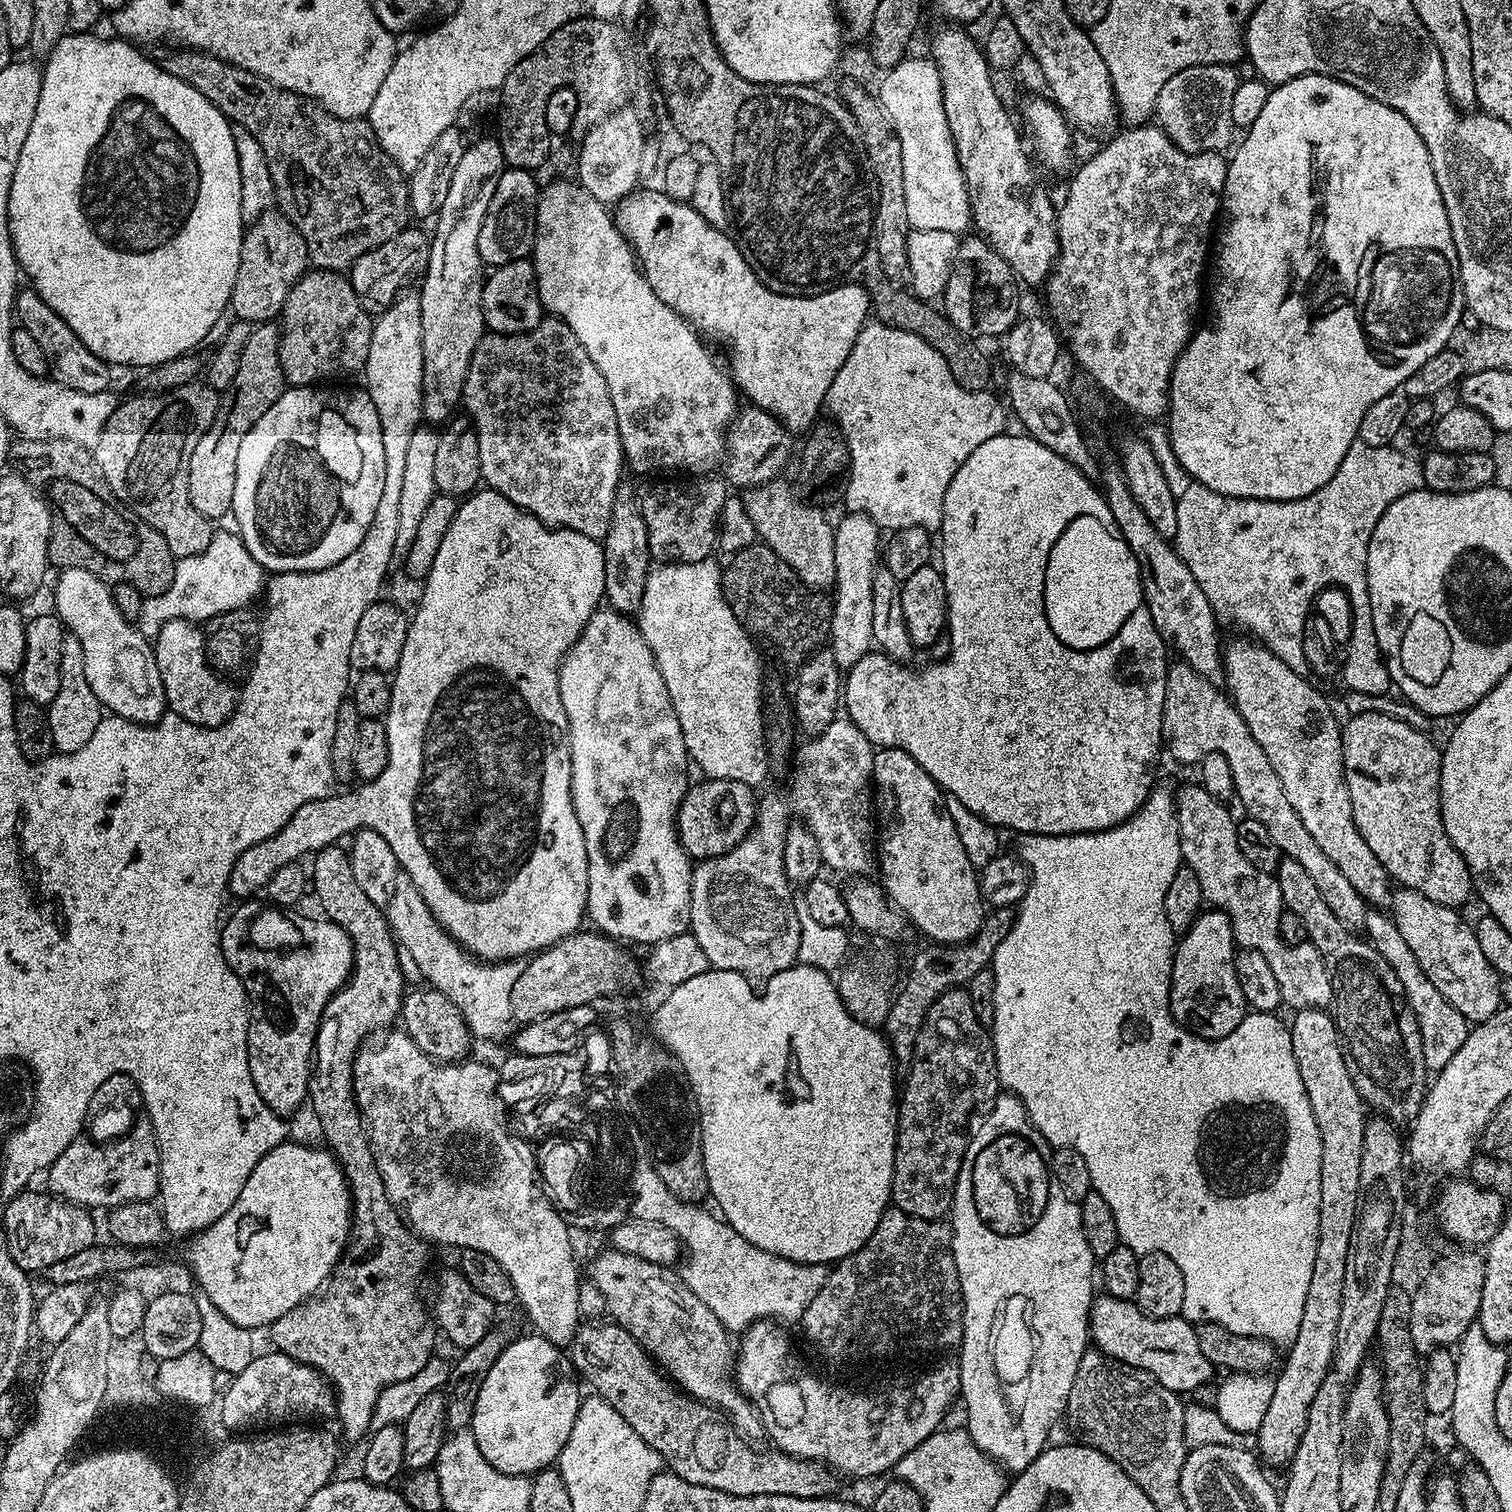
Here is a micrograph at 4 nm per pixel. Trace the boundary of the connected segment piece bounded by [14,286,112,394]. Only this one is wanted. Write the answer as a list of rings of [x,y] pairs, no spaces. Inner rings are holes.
[[[31,286],[21,287],[16,293],[16,303],[14,305],[14,320],[19,327],[26,330],[27,333],[42,346],[42,351],[48,359],[48,371],[51,379],[57,384],[66,386],[70,390],[78,390],[81,394],[104,394],[107,393],[108,383],[112,376],[109,365],[102,358],[95,356],[85,344],[75,336],[66,326],[64,319],[42,298],[36,289]]]

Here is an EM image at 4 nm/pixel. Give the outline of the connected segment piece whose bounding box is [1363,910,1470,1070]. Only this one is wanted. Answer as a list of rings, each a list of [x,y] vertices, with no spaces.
[[[1372,910],[1365,915],[1363,931],[1373,948],[1390,962],[1398,982],[1402,982],[1404,996],[1408,999],[1408,1006],[1414,1010],[1416,1021],[1420,1027],[1420,1037],[1422,1038],[1422,1054],[1424,1055],[1424,1067],[1428,1070],[1439,1070],[1458,1054],[1458,1046],[1466,1042],[1468,1037],[1469,1021],[1465,1020],[1442,994],[1438,994],[1438,986],[1426,978],[1422,966],[1418,966],[1418,958],[1414,958],[1414,950],[1410,950],[1406,938],[1402,938],[1401,932],[1391,915],[1384,910]]]

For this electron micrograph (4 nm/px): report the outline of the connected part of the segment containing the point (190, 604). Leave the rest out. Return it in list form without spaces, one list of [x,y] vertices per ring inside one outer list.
[[[213,531],[212,541],[206,550],[193,557],[182,557],[176,561],[174,570],[174,582],[171,587],[160,596],[147,597],[140,611],[138,627],[142,635],[154,638],[158,630],[164,625],[171,625],[173,622],[206,622],[211,616],[217,616],[223,612],[229,612],[235,608],[248,608],[251,600],[256,595],[261,595],[266,584],[266,572],[261,568],[258,561],[253,558],[243,544],[241,538],[235,531],[220,532]]]

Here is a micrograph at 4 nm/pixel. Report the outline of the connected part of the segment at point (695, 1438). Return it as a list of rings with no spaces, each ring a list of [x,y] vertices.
[[[588,1322],[576,1329],[576,1335],[570,1345],[573,1369],[583,1379],[584,1376],[588,1379],[595,1395],[614,1406],[614,1410],[618,1410],[618,1414],[622,1414],[622,1418],[626,1418],[626,1422],[634,1426],[634,1434],[638,1434],[638,1438],[652,1445],[675,1479],[735,1496],[797,1496],[814,1500],[828,1498],[835,1493],[832,1491],[836,1488],[838,1476],[833,1469],[815,1460],[802,1460],[779,1450],[755,1452],[752,1449],[755,1447],[728,1423],[723,1412],[713,1408],[711,1404],[693,1400],[691,1396],[673,1387],[667,1379],[664,1381],[660,1377],[661,1369],[653,1362],[644,1345],[637,1342],[621,1324],[604,1323]]]

